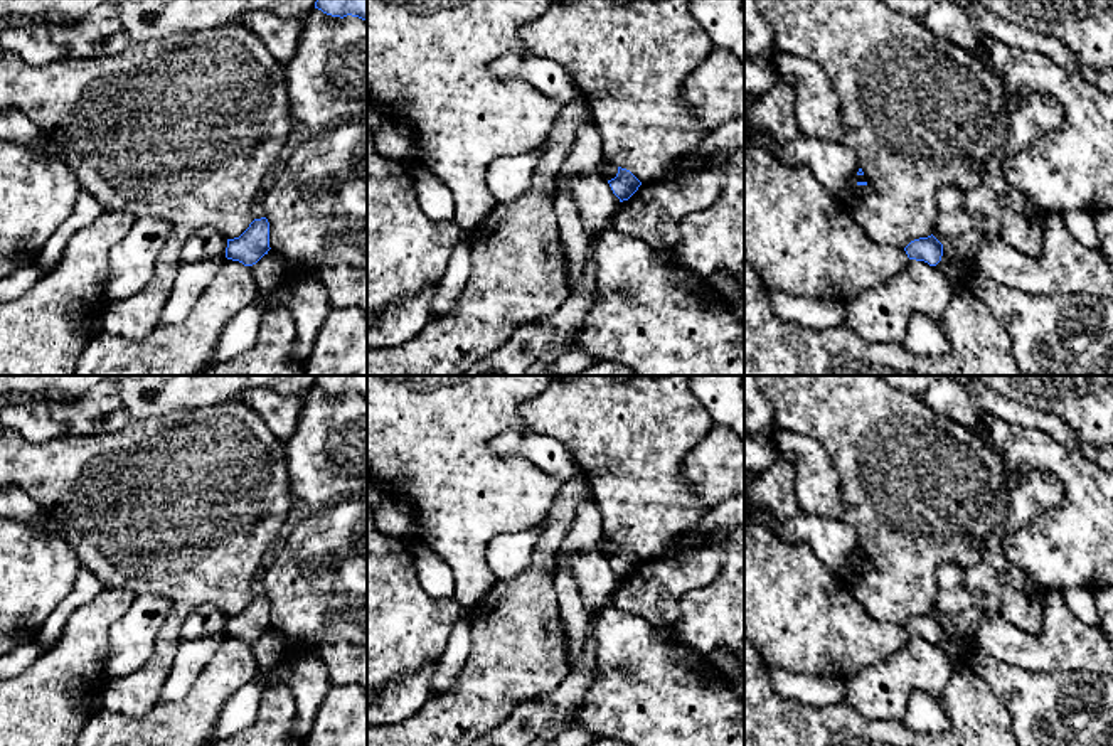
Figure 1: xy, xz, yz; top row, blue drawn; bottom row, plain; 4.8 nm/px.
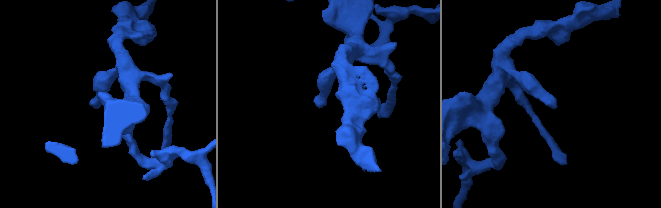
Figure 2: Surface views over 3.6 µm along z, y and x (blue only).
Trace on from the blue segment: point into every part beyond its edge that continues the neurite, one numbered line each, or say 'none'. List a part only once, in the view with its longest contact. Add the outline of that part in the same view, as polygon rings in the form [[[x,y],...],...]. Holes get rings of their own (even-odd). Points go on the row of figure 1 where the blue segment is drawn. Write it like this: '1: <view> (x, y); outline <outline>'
none

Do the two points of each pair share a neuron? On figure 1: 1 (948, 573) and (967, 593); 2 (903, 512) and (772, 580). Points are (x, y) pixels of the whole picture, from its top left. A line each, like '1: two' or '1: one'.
1: one
2: two

